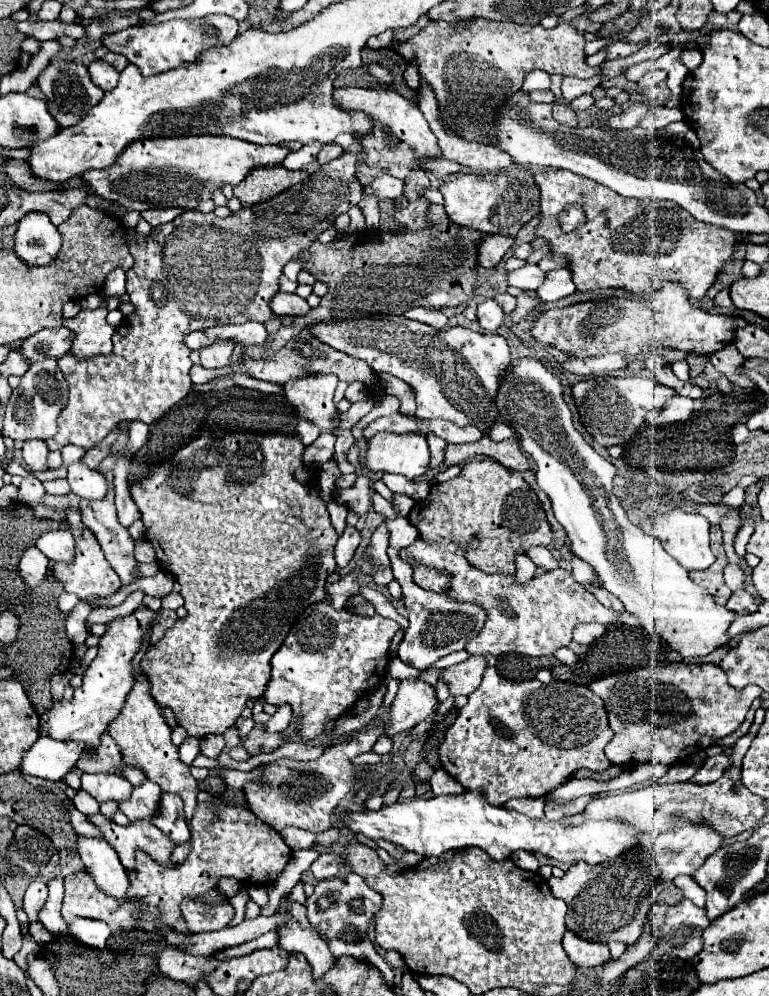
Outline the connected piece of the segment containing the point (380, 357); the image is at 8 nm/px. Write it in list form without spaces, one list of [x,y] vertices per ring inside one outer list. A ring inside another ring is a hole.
[[[404,316],[316,322],[306,326],[306,330],[334,350],[368,362],[374,372],[386,372],[408,382],[416,392],[416,416],[422,420],[442,418],[462,428],[472,424],[482,434],[488,434],[500,416],[494,398],[502,376],[510,368],[510,348],[504,336],[480,334],[458,326],[434,330]]]

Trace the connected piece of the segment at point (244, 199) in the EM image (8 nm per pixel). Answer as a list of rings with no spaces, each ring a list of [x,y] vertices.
[[[282,166],[258,168],[258,172],[250,172],[250,176],[246,176],[246,180],[238,188],[234,188],[234,196],[242,202],[244,208],[250,208],[278,196],[280,192],[302,182],[304,178],[308,178],[308,174],[302,170],[290,172]]]

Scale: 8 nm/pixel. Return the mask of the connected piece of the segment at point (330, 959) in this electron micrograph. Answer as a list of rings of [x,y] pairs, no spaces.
[[[282,900],[280,910],[282,908],[290,912],[290,924],[278,928],[280,946],[304,954],[312,966],[312,976],[322,978],[334,968],[338,958],[330,954],[328,944],[318,936],[318,930],[310,926],[306,920],[306,908],[302,904],[286,904],[286,900]]]

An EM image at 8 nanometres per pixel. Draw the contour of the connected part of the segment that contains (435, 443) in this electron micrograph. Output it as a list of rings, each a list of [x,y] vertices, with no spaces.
[[[428,434],[428,444],[430,444],[430,454],[432,454],[432,460],[430,460],[430,470],[438,470],[442,466],[442,460],[444,460],[444,448],[446,448],[446,442],[438,440],[438,436],[435,434]]]

